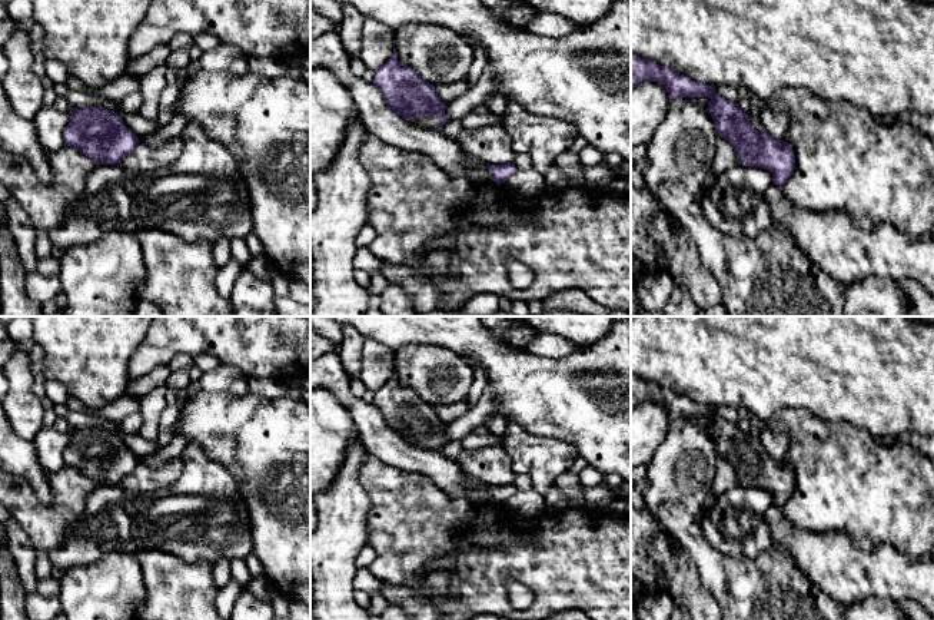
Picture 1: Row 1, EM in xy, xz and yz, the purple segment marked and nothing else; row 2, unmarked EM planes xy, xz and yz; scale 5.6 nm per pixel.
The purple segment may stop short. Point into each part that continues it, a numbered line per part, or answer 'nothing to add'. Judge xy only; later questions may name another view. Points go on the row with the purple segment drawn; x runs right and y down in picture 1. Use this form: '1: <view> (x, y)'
nothing to add

